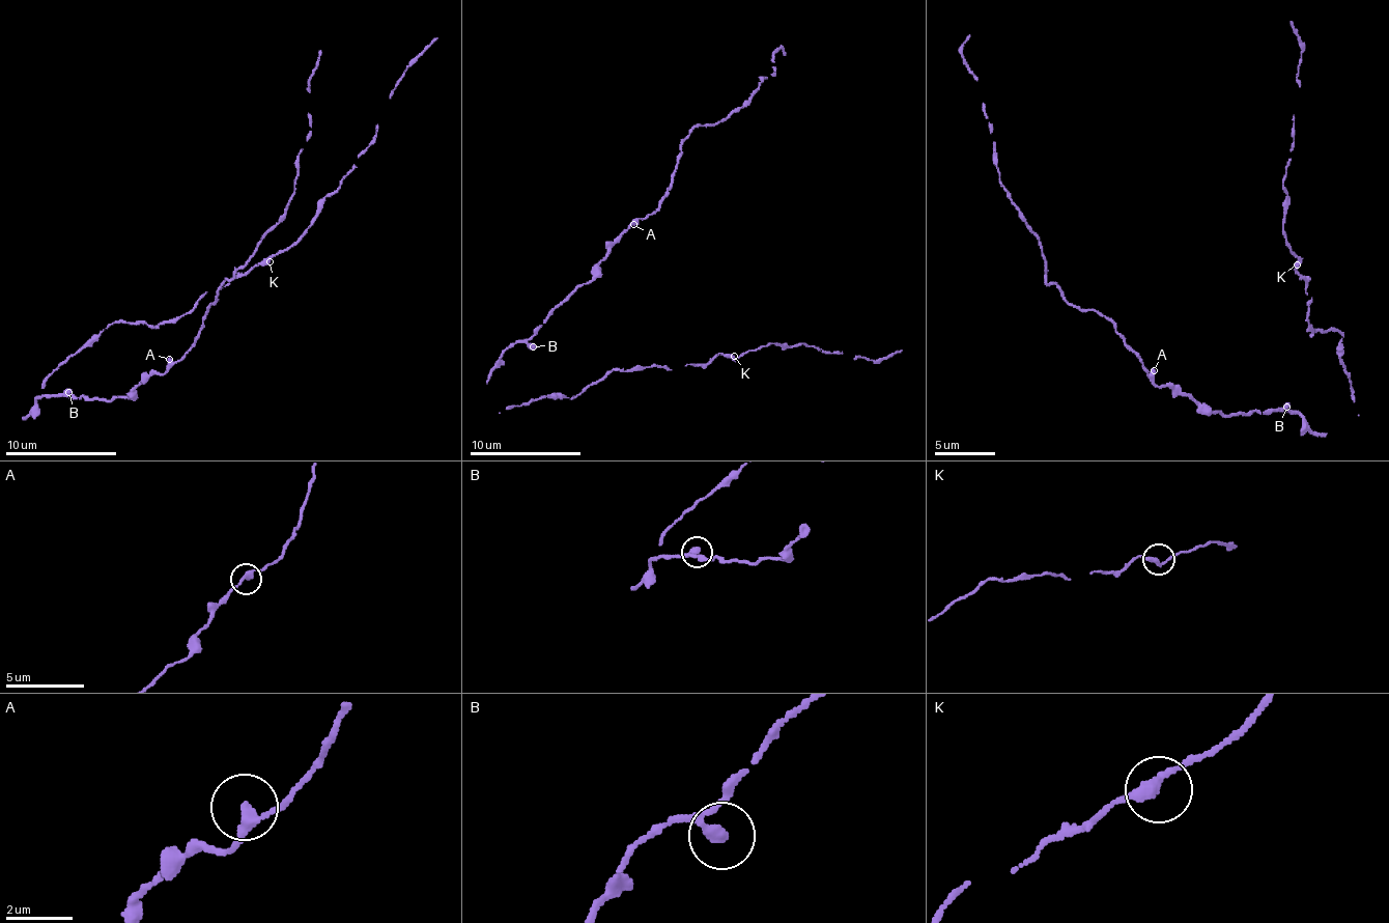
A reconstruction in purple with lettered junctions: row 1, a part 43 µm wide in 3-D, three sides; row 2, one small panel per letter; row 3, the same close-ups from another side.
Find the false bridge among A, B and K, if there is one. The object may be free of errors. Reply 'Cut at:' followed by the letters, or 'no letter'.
Cut at: no letter

